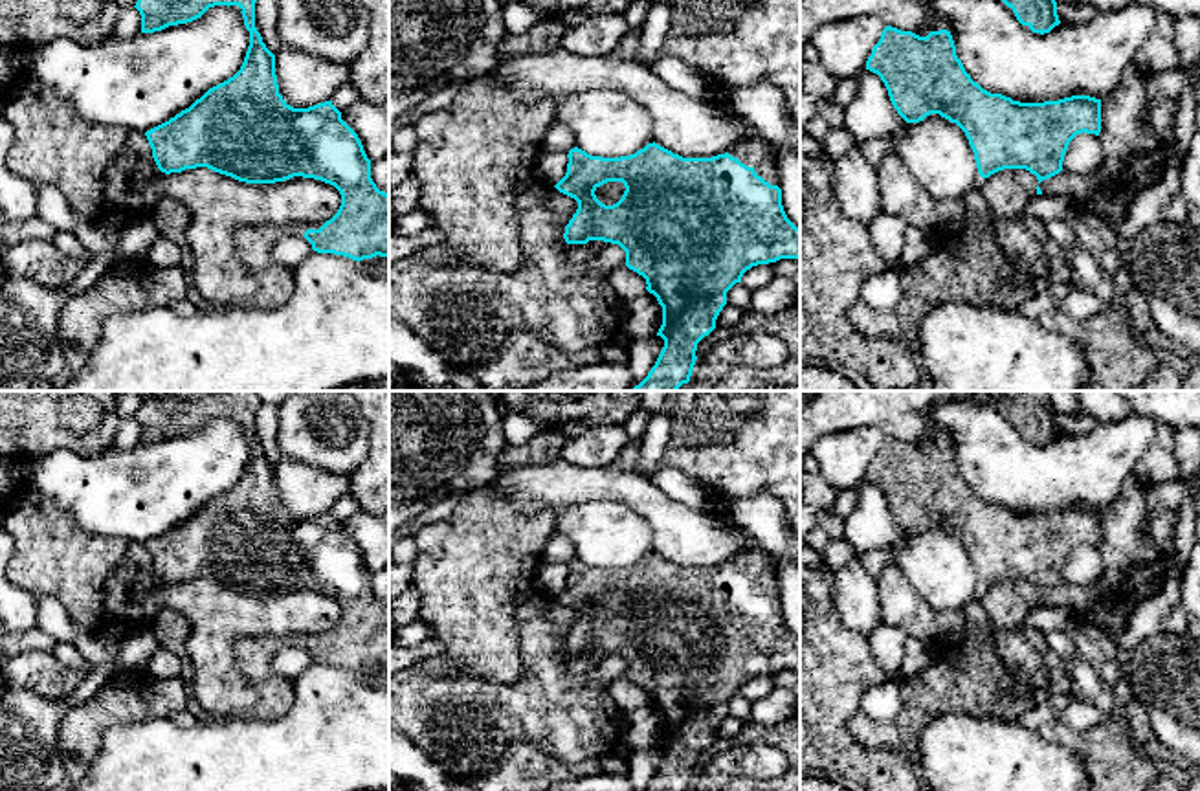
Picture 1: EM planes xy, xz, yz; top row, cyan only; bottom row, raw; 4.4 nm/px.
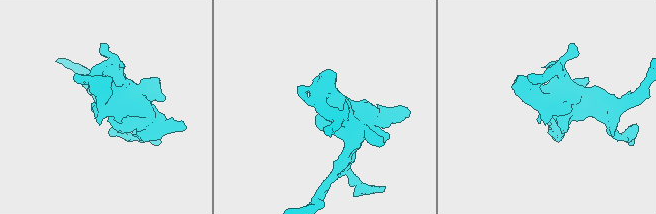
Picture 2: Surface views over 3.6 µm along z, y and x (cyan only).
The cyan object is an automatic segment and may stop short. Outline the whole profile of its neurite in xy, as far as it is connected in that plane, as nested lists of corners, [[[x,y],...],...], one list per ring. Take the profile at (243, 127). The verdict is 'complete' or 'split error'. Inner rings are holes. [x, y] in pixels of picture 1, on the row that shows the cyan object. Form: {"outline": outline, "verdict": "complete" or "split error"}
{"outline": [[[138,0],[141,33],[161,31],[169,26],[200,18],[215,6],[239,6],[250,31],[250,46],[240,70],[228,81],[209,88],[189,108],[145,132],[158,169],[165,174],[207,167],[246,184],[275,184],[294,176],[314,178],[334,185],[341,195],[338,213],[327,222],[261,224],[235,231],[235,248],[259,281],[251,299],[261,308],[277,308],[292,295],[294,273],[277,266],[272,246],[286,235],[305,237],[317,253],[343,255],[352,261],[389,257],[389,195],[371,178],[367,158],[358,134],[341,119],[341,112],[325,101],[308,108],[290,106],[279,94],[275,55],[255,28],[257,0]]], "verdict": "split error"}

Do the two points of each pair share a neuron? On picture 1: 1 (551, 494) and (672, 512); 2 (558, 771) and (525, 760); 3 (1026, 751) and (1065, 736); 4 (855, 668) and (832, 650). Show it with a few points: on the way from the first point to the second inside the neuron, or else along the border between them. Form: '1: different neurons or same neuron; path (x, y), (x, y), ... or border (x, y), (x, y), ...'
1: same neuron; path (580, 487), (628, 487), (643, 498)
2: same neuron; path (551, 771), (536, 771), (533, 768)
3: different neurons; border (1037, 731), (1044, 738), (1074, 749), (1085, 768)
4: same neuron; path (850, 668), (837, 656)

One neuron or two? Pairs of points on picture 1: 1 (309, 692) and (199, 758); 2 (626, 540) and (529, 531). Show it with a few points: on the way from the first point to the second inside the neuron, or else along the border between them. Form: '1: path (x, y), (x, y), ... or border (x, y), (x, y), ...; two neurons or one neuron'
1: path (292, 724), (257, 758), (230, 758); one neuron
2: border (556, 511), (551, 533); two neurons

